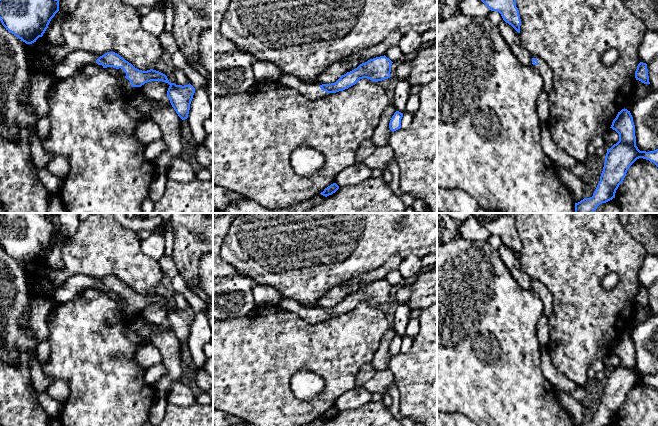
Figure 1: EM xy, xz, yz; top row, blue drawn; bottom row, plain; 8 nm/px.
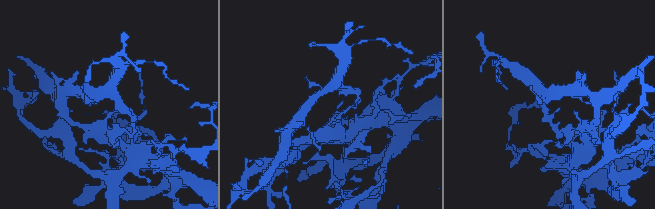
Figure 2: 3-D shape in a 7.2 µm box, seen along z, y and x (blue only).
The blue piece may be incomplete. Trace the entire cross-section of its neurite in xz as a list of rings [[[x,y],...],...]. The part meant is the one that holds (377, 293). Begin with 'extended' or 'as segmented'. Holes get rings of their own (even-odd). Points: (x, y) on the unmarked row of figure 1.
extended; [[[385,279],[368,284],[360,288],[354,294],[342,299],[335,307],[307,307],[293,299],[282,298],[279,308],[295,313],[306,322],[316,324],[348,313],[355,309],[360,303],[367,302],[374,306],[382,305],[391,301],[392,285]]]

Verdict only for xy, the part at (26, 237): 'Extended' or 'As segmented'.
As segmented

